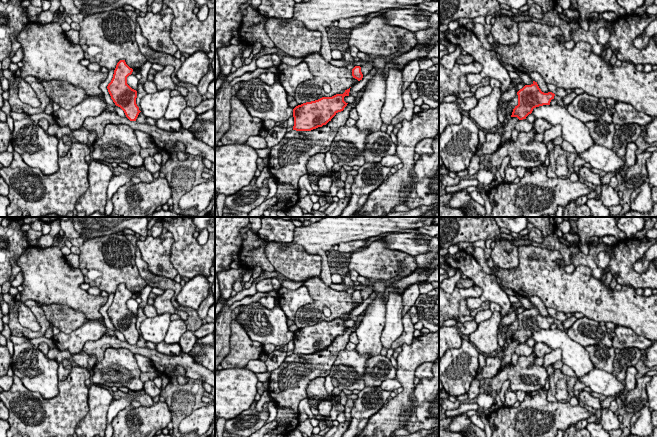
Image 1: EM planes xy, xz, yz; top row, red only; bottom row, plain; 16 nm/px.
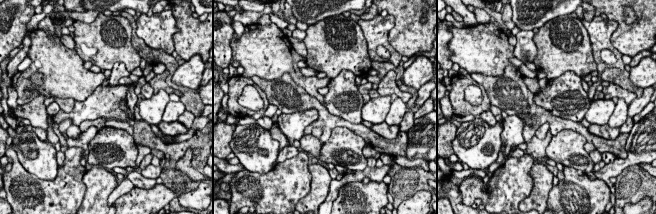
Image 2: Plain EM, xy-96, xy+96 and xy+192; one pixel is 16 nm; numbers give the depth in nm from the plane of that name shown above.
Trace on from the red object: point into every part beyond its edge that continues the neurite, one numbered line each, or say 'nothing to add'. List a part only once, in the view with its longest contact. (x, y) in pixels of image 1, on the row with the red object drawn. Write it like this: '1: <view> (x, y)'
nothing to add

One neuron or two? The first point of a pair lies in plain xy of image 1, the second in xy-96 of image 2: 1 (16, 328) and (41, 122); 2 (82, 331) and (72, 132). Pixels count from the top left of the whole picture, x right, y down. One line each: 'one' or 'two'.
1: one
2: two

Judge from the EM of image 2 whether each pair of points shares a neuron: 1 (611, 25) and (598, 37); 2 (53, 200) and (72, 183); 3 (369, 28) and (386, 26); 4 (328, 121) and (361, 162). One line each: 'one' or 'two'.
1: one
2: one
3: one
4: two

